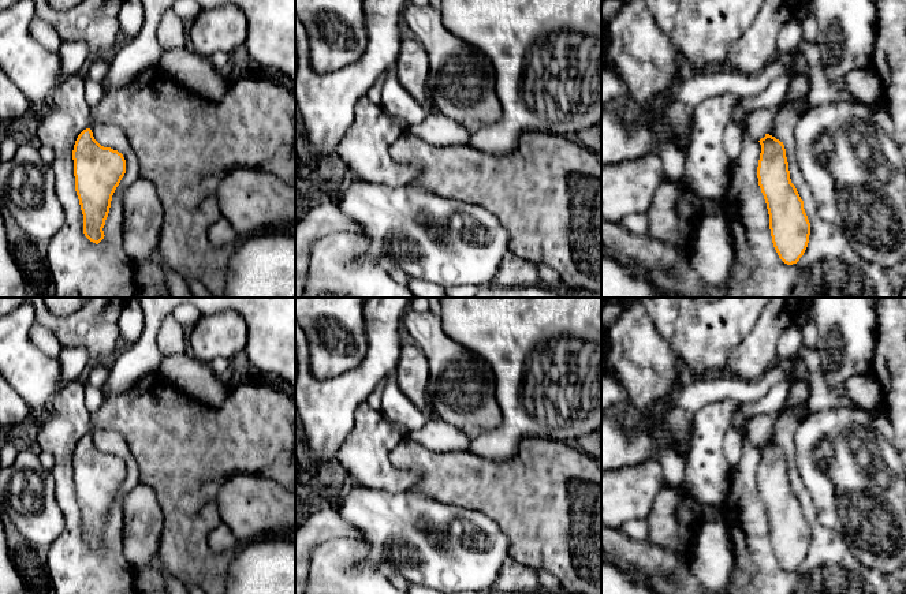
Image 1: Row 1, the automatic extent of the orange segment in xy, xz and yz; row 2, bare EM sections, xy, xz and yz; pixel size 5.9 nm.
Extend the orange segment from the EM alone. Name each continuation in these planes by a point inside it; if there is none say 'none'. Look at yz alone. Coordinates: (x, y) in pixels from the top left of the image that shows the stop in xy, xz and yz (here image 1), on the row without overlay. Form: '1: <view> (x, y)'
1: yz (759, 429)

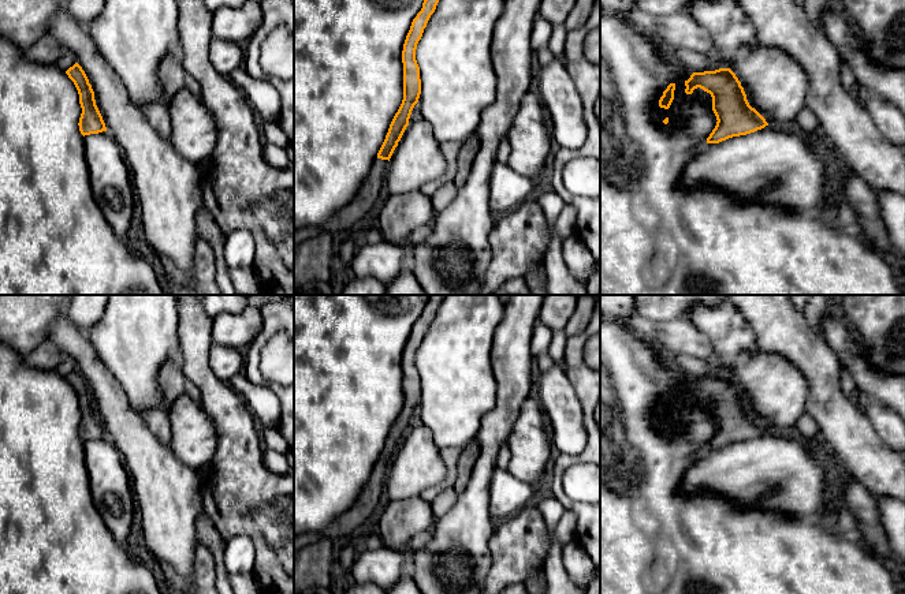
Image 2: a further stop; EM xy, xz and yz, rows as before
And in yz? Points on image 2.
none

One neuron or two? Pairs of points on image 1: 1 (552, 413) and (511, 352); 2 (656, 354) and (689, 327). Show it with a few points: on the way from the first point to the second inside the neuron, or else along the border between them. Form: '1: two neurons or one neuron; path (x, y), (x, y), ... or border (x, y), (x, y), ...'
1: one neuron; path (545, 398), (544, 385), (526, 368)
2: two neurons; border (649, 317), (655, 331), (678, 355)

